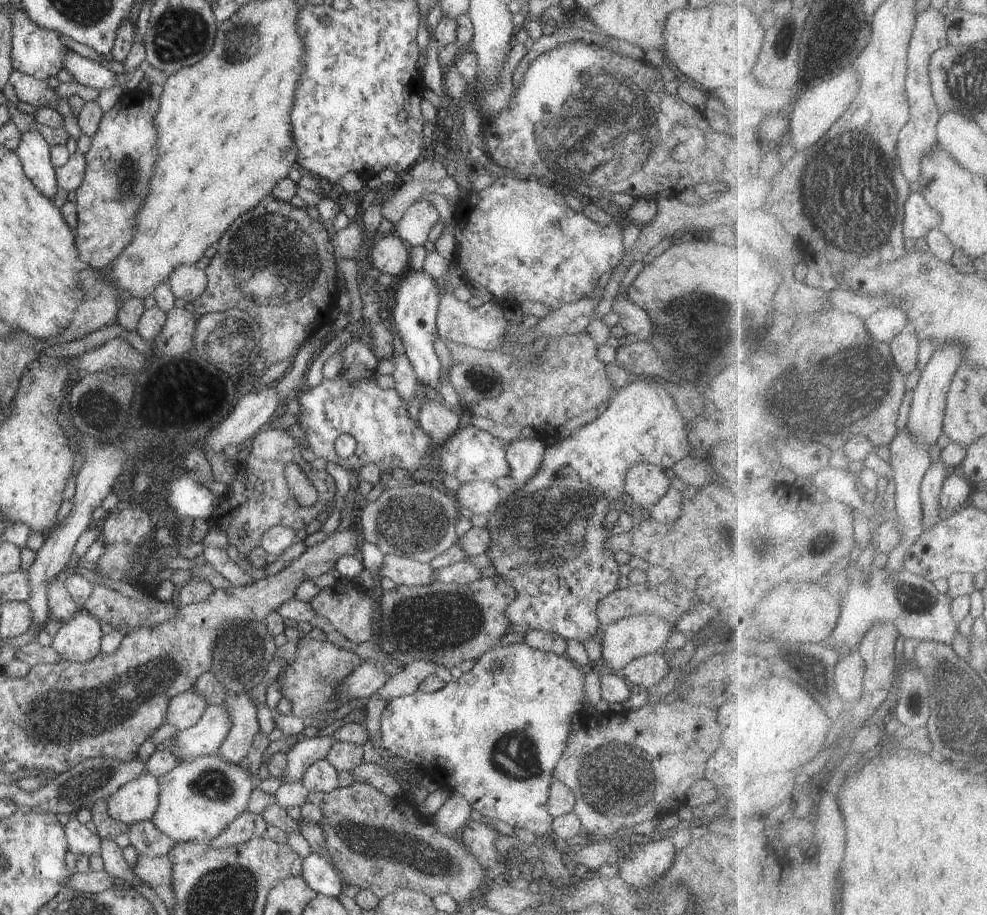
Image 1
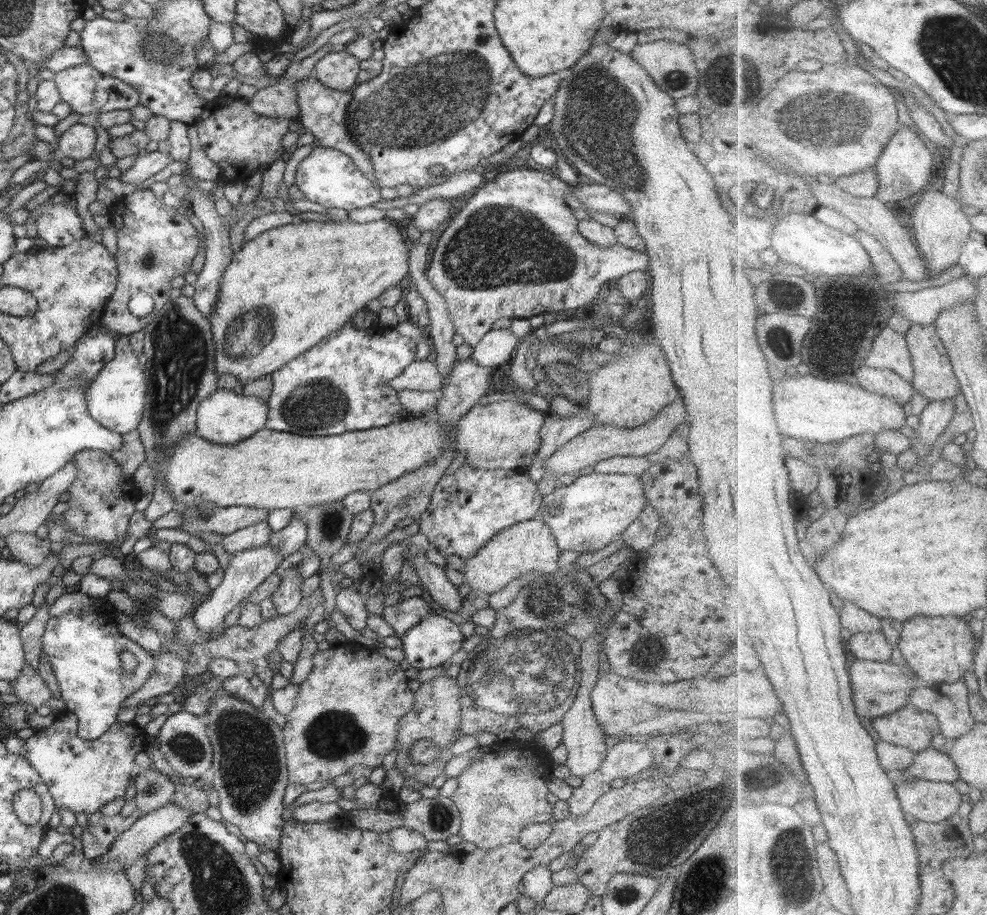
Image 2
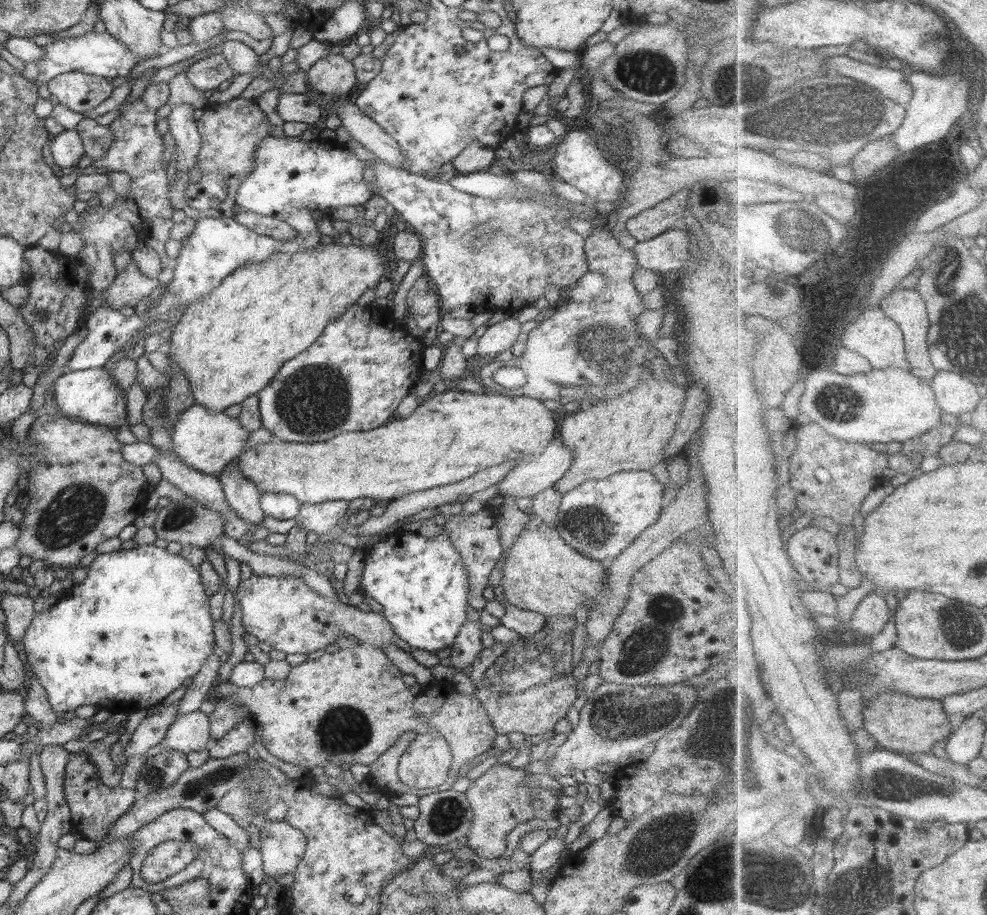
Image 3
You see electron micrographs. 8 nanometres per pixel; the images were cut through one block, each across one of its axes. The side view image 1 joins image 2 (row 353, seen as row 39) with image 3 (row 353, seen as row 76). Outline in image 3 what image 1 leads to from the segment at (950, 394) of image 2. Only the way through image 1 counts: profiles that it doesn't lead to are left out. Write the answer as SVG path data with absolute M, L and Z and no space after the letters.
M899 288L882 302L882 308L886 310L886 314L890 314L898 325L905 331L905 339L907 342L907 351L909 360L911 361L914 374L922 374L922 378L936 378L939 374L938 368L934 365L931 350L930 334L931 334L931 314L929 312L928 302L924 299L922 293L918 289L910 290Z

